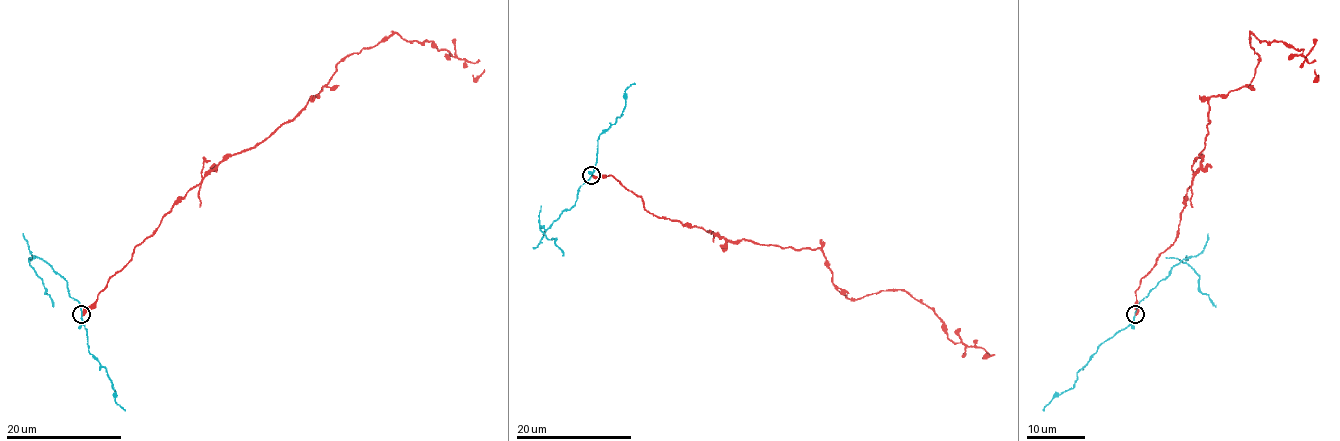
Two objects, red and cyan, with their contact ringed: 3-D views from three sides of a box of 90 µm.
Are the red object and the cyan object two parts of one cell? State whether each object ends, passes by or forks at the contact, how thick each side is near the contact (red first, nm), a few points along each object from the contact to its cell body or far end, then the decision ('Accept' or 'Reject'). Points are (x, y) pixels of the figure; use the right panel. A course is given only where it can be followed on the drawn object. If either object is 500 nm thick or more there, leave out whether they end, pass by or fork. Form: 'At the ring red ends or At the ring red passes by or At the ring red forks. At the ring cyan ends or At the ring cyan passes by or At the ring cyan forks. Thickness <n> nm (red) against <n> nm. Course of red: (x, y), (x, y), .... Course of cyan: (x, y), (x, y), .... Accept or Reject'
At the ring red ends. At the ring cyan passes by. Thickness 400 nm (red) against 150 nm. Course of red: (1135, 315), (1135, 290), (1177, 236), (1209, 99), (1246, 86), (1259, 61), (1249, 35), (1303, 50), (1319, 74). Course of cyan: (1135, 315), (1136, 306), (1160, 281), (1188, 258), (1188, 265), (1199, 275), (1199, 288), (1216, 307). Reject

